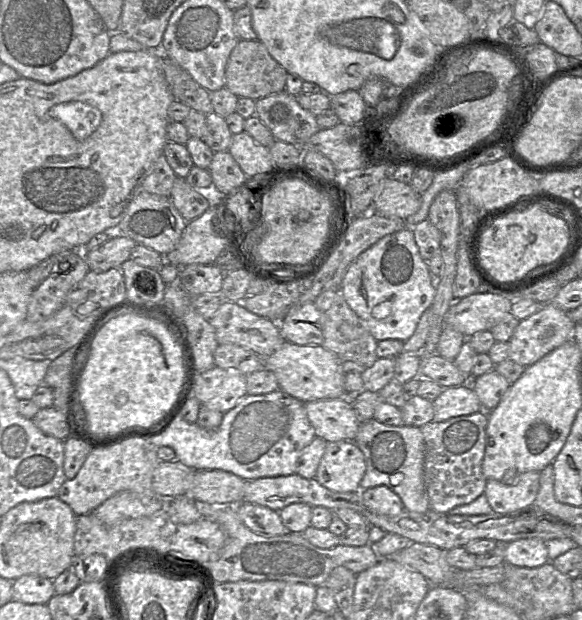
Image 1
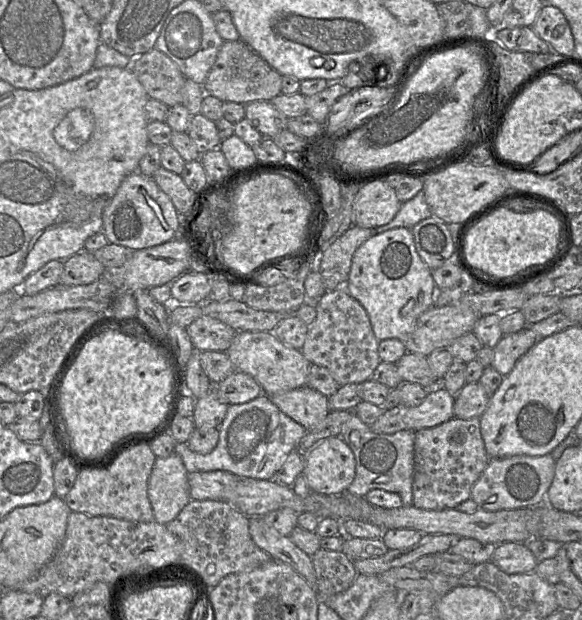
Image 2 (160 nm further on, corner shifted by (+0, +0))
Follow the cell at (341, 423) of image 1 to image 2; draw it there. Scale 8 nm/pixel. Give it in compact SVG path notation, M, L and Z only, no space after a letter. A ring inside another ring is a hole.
M308 386L268 396L283 413L307 431L315 429L331 412L328 397Z

